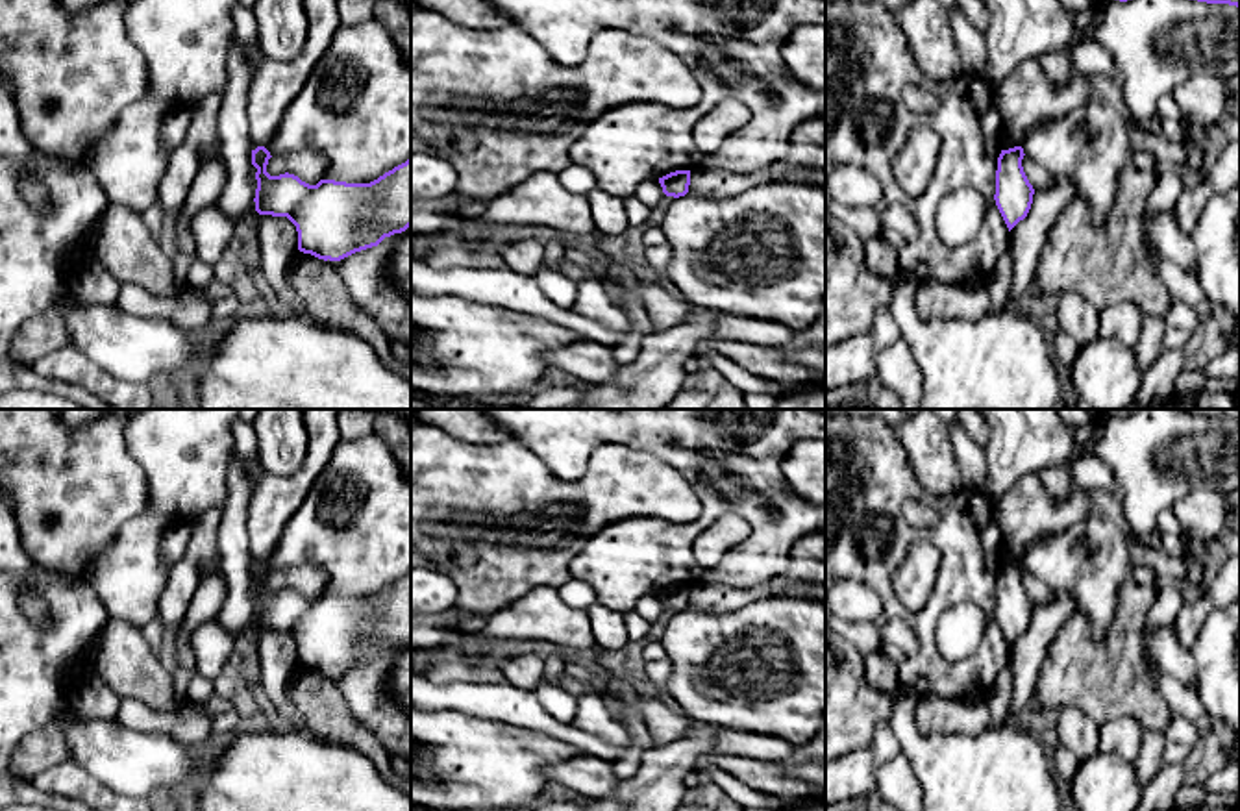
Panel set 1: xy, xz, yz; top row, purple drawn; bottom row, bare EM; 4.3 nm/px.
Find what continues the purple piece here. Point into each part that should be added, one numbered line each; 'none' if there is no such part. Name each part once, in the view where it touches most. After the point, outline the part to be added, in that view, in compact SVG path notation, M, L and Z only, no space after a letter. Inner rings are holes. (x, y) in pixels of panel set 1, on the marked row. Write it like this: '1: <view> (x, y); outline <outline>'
none

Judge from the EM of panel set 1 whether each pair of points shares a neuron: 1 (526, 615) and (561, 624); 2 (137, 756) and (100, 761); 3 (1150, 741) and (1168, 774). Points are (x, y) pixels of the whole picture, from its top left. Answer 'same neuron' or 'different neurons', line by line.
1: same neuron
2: same neuron
3: different neurons

